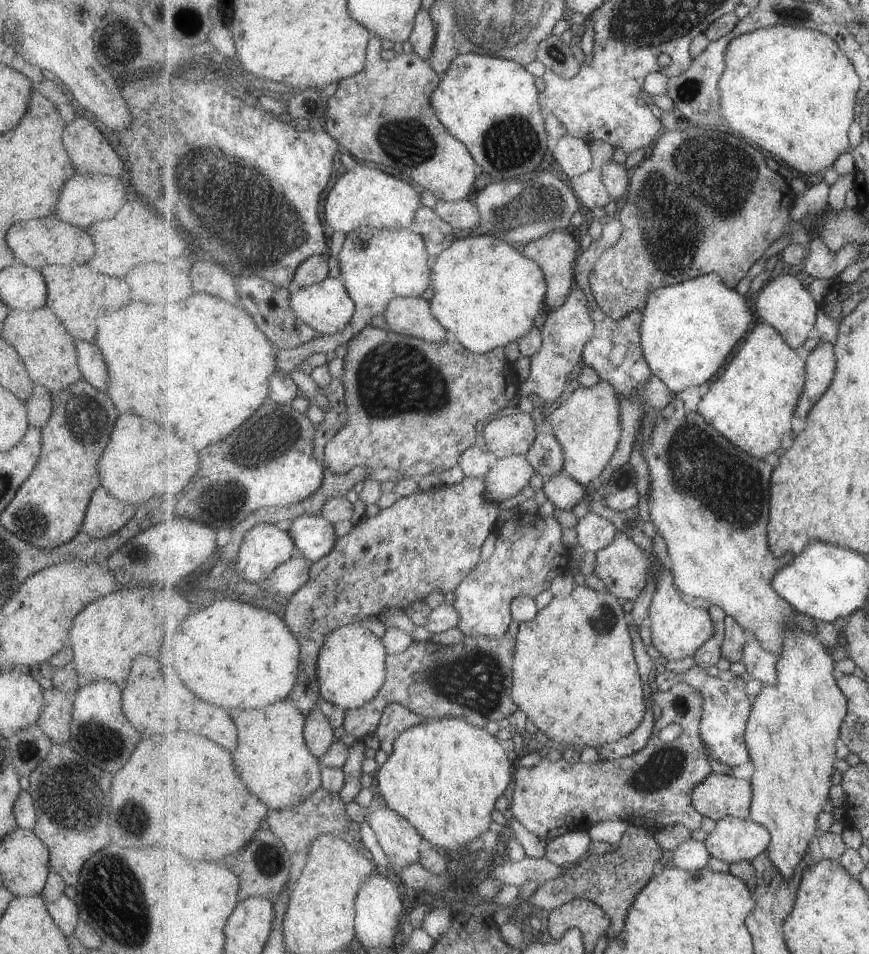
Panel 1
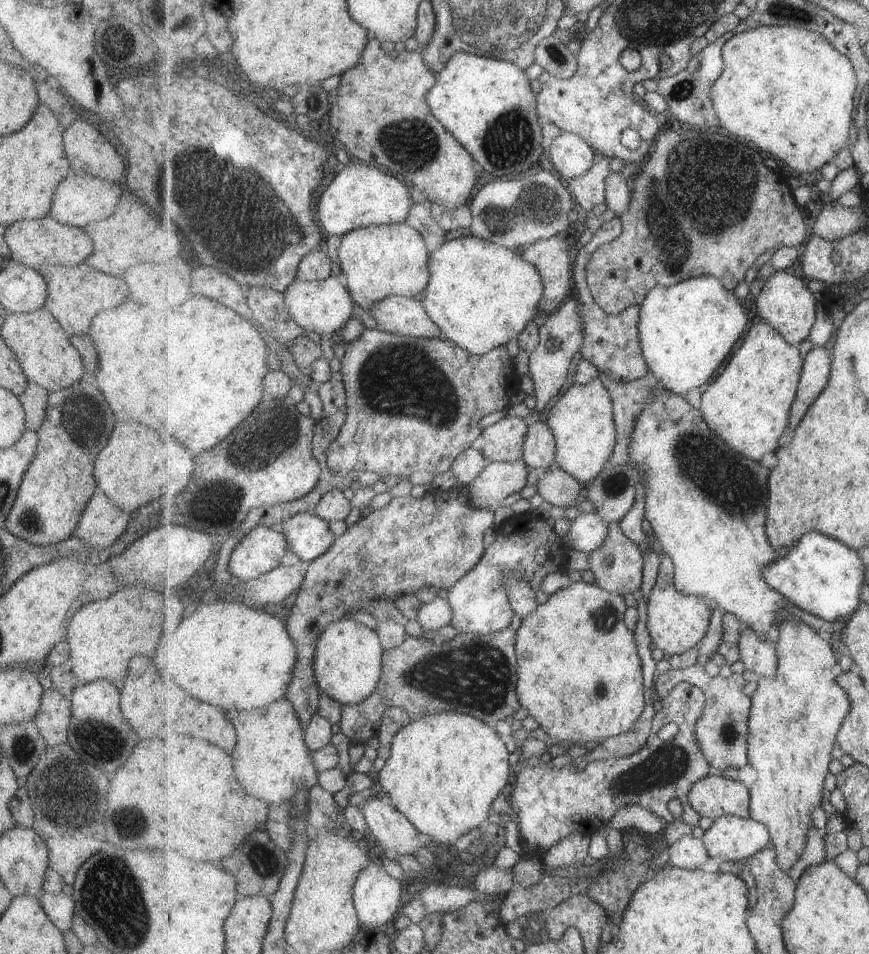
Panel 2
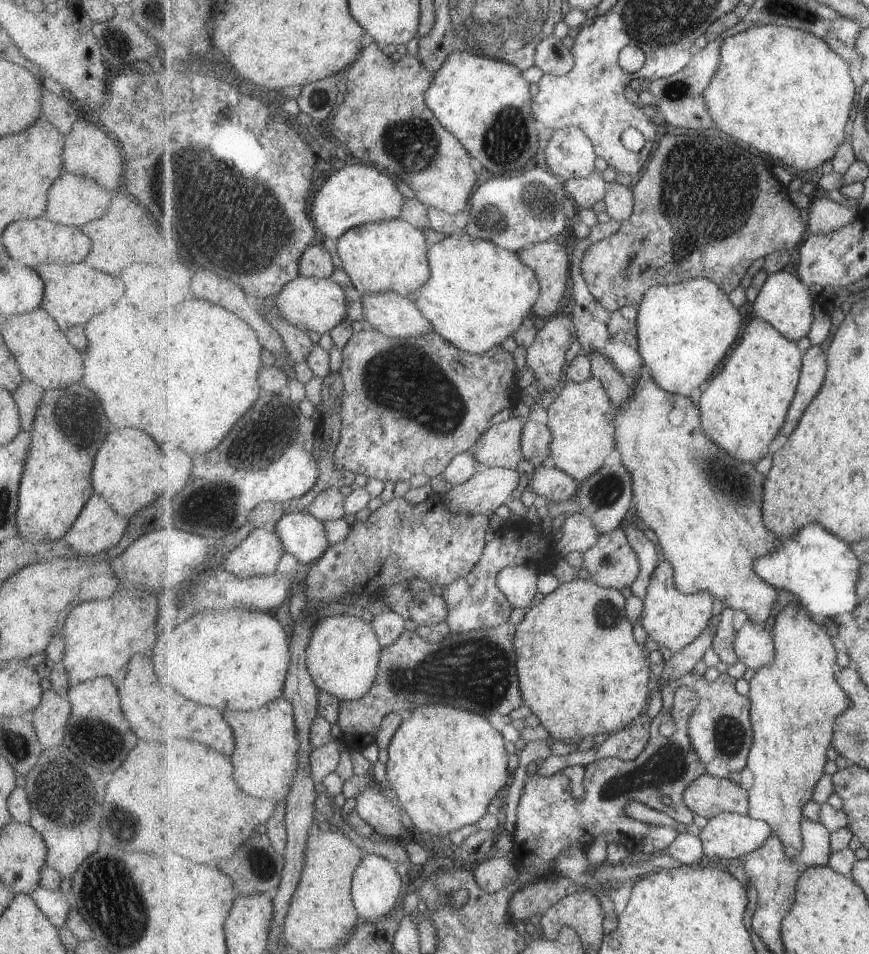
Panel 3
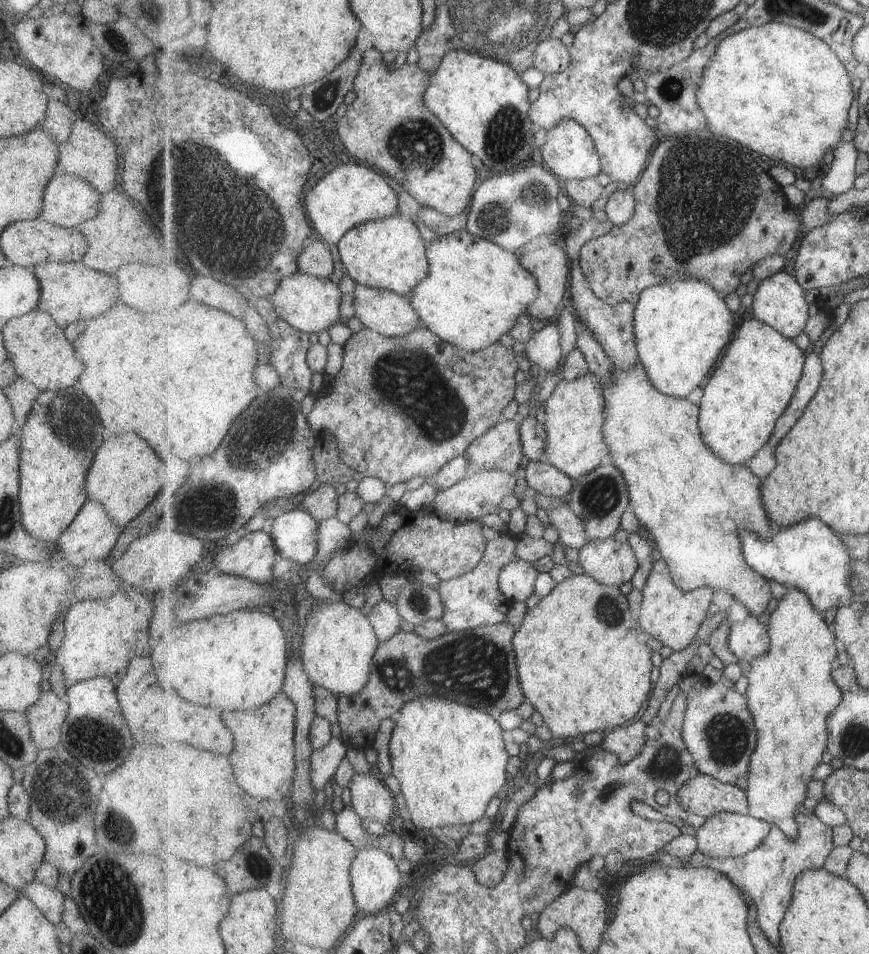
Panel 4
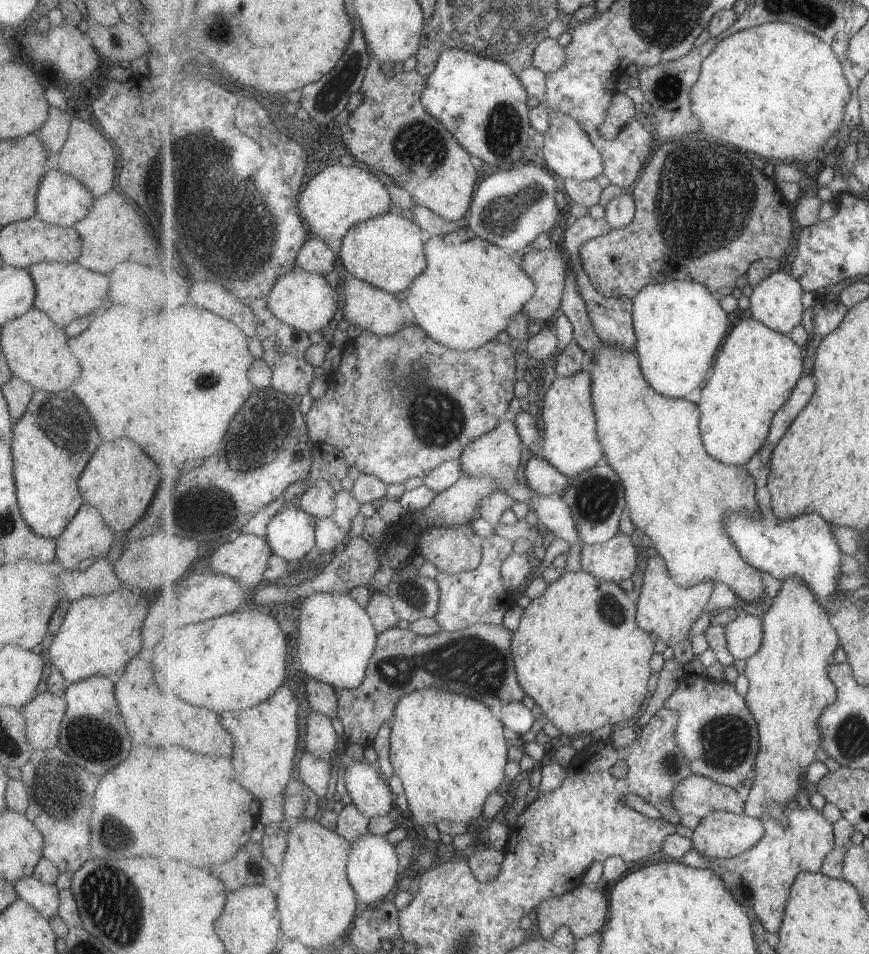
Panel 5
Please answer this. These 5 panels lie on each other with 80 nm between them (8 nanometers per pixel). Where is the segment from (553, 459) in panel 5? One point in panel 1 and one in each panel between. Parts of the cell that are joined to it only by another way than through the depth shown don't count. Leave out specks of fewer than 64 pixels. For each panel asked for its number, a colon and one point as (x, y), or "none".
1: (589, 426)
2: (582, 420)
3: (581, 419)
4: (575, 411)

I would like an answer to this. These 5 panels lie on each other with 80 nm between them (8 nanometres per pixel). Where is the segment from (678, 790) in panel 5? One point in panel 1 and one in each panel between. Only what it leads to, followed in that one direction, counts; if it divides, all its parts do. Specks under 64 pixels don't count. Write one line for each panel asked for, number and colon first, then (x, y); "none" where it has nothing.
1: (720, 795)
2: (713, 796)
3: (708, 796)
4: (704, 795)

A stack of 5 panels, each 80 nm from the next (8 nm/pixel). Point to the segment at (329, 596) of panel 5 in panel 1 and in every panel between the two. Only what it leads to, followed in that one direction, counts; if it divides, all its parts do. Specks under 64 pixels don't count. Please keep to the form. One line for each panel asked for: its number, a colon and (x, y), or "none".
1: (352, 669)
2: (348, 665)
3: (345, 651)
4: (339, 643)

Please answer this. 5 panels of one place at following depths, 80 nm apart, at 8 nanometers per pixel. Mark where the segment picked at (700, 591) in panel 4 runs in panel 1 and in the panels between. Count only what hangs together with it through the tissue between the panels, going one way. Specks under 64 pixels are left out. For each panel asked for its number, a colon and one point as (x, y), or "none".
1: (678, 630)
2: (676, 622)
3: (674, 619)

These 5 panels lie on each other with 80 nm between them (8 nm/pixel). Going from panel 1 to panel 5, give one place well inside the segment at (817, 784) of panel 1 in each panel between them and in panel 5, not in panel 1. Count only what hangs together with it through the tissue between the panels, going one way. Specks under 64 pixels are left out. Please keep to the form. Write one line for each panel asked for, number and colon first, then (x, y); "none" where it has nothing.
2: (796, 715)
3: (796, 702)
4: (791, 692)
5: (790, 686)

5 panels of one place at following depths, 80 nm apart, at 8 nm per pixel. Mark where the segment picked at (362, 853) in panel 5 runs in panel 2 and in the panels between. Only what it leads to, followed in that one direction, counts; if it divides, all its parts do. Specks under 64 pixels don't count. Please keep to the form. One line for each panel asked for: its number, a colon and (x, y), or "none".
2: (377, 896)
3: (377, 887)
4: (376, 878)

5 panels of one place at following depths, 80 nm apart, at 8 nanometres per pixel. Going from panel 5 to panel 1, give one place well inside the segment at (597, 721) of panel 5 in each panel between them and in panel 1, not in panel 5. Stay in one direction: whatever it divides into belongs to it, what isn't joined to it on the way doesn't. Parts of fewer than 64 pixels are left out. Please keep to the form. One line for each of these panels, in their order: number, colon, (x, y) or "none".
1: (576, 677)
2: (579, 673)
3: (582, 673)
4: (583, 666)

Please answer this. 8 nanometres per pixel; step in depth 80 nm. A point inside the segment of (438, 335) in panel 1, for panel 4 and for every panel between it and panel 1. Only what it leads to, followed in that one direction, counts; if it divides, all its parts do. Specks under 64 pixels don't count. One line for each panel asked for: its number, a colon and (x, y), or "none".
2: (400, 315)
3: (394, 315)
4: (389, 313)

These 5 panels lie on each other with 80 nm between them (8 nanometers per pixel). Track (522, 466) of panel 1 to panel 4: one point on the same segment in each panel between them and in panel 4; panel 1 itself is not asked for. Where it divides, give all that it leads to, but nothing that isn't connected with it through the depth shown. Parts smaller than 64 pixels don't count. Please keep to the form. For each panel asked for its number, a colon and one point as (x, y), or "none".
2: (499, 480)
3: (484, 493)
4: (480, 493)

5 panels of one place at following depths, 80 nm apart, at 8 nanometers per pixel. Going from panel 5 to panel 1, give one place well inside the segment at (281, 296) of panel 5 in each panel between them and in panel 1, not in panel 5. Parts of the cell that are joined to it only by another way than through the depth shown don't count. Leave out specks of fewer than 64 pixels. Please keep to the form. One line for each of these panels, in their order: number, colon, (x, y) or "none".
1: (327, 306)
2: (324, 307)
3: (314, 305)
4: (311, 304)

